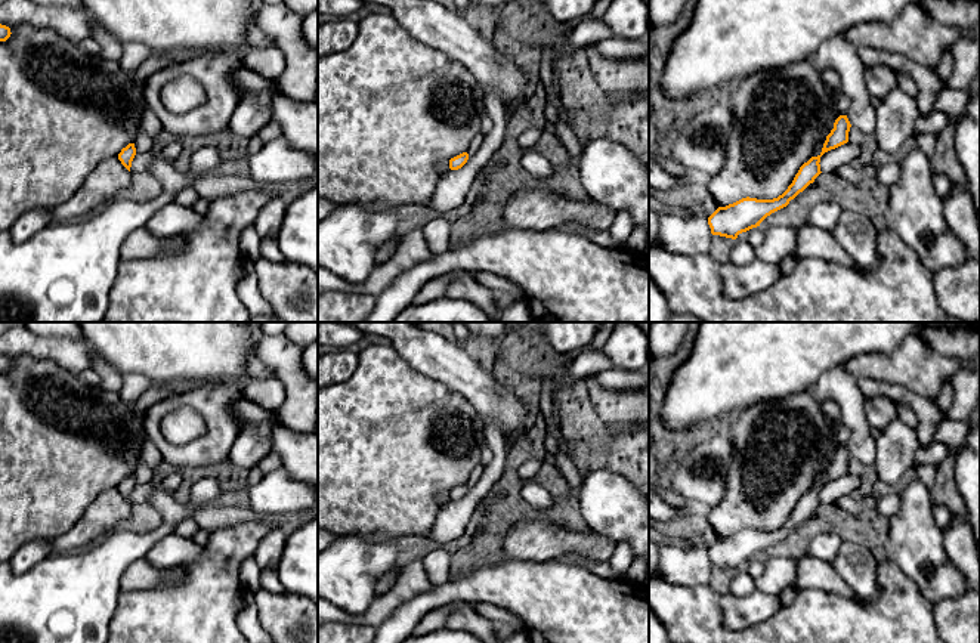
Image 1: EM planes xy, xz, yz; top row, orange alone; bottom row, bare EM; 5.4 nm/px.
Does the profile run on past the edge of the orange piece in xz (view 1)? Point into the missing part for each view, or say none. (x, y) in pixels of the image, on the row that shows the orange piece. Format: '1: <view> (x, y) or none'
1: none

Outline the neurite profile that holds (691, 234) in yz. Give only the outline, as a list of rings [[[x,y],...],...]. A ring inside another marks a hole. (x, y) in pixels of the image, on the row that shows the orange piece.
[[[665,210],[659,214],[656,244],[673,254],[708,254],[711,239],[708,216],[704,213],[678,216],[673,210]]]

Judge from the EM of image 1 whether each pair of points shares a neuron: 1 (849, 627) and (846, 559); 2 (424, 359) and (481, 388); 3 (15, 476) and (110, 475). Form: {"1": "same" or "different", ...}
{"1": "different", "2": "same", "3": "same"}

